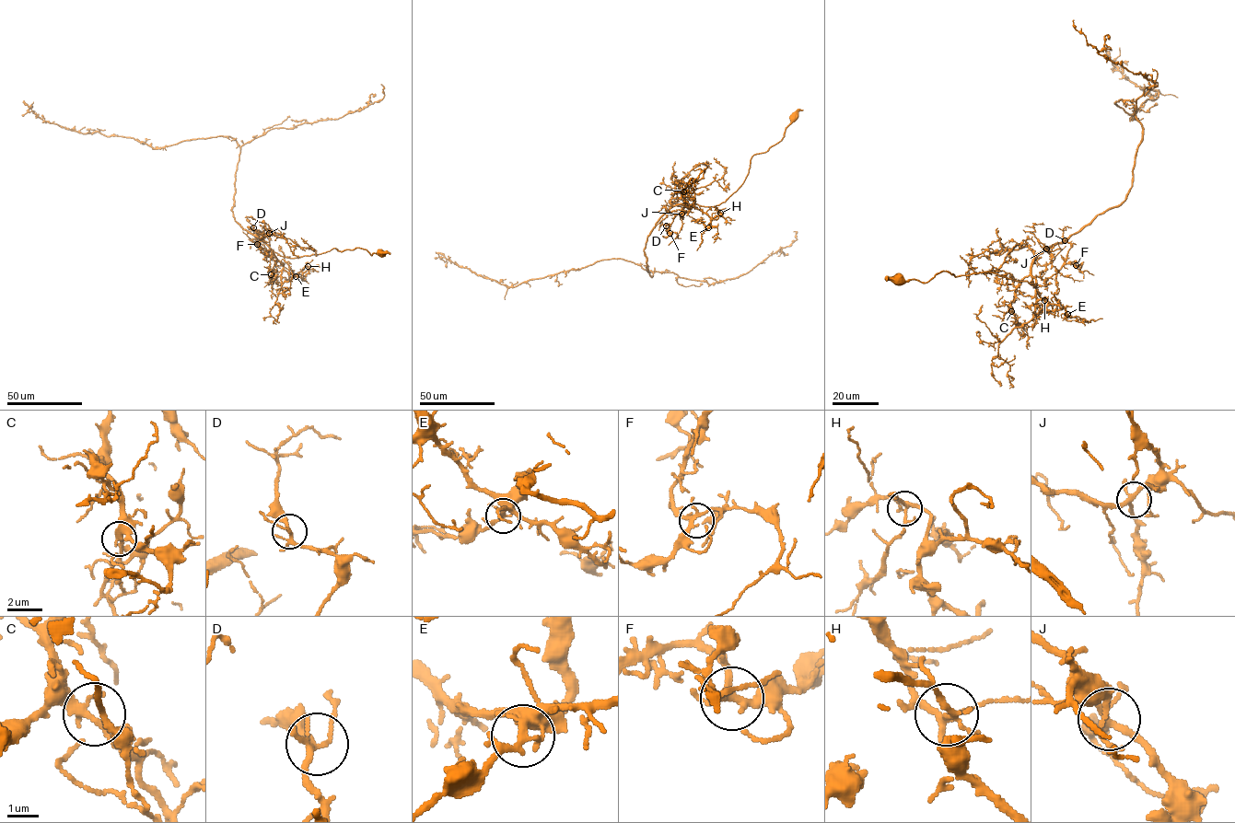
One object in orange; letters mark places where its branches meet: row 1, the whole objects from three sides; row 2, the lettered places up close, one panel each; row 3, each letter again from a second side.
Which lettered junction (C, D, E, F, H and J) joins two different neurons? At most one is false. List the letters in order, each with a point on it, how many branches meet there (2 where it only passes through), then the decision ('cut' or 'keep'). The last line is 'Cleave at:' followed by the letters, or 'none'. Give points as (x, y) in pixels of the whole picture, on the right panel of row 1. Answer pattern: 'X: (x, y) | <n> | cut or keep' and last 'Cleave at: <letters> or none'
C: (1011, 311) | 5 | keep
D: (1065, 240) | 5 | keep
E: (1067, 314) | 5 | keep
F: (1076, 265) | 4 | keep
H: (1044, 300) | 5 | keep
J: (1046, 249) | 4 | keep
Cleave at: none

